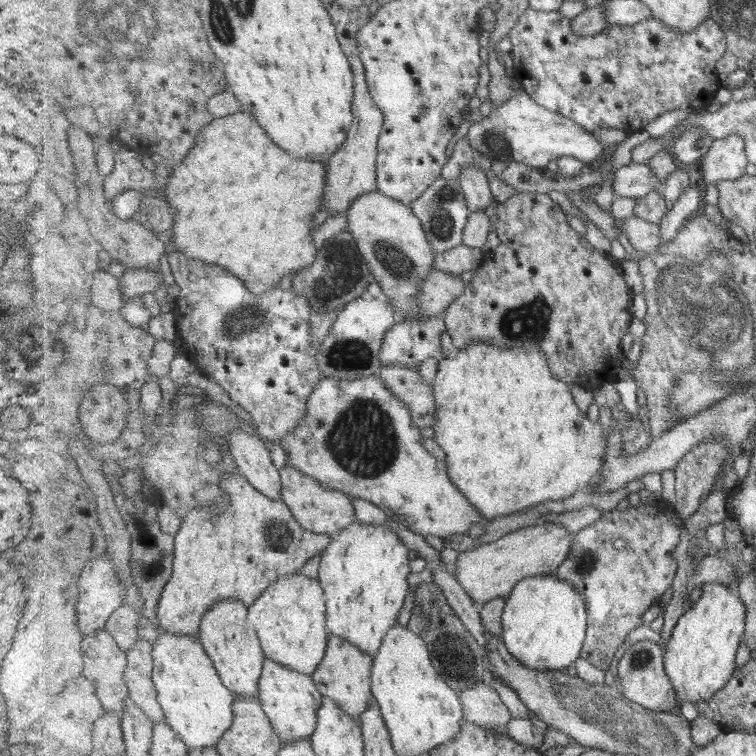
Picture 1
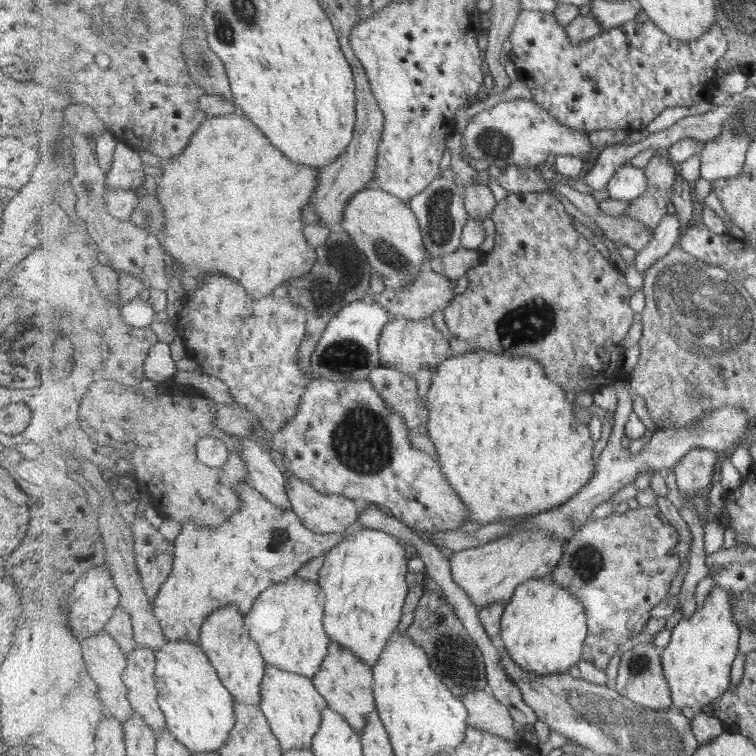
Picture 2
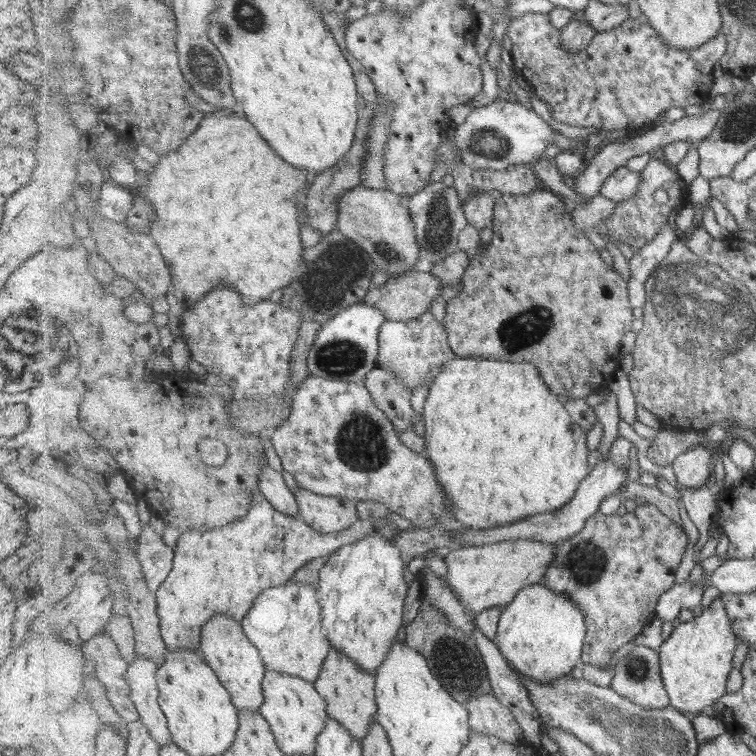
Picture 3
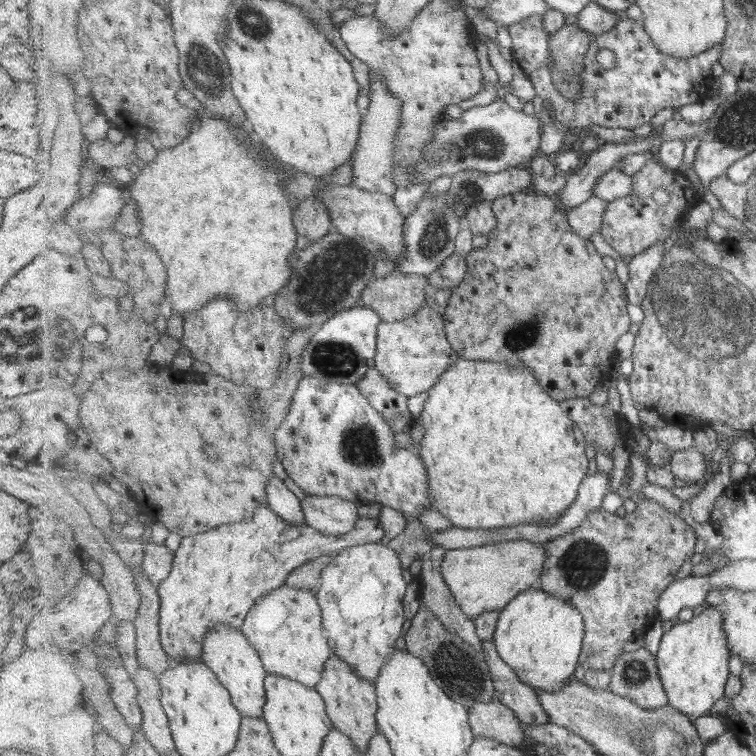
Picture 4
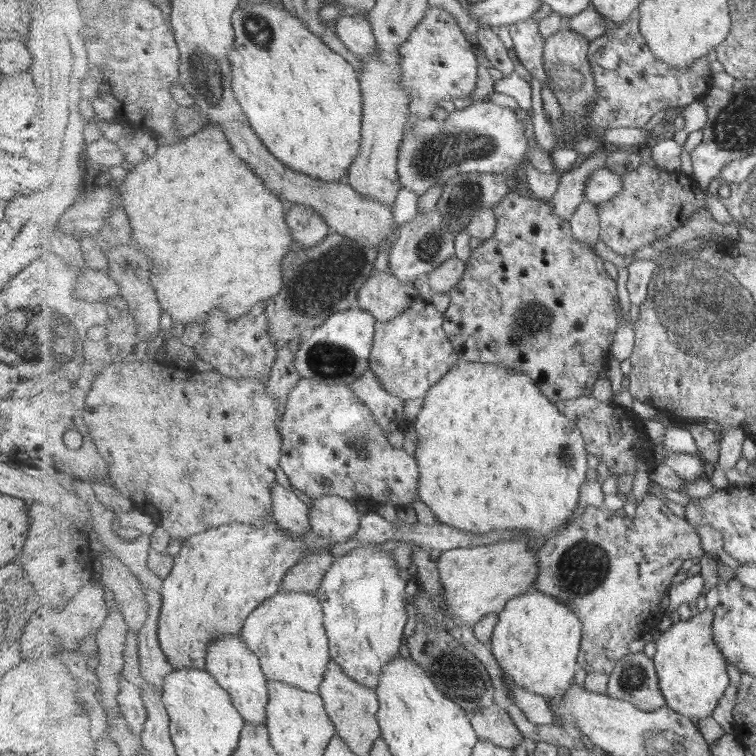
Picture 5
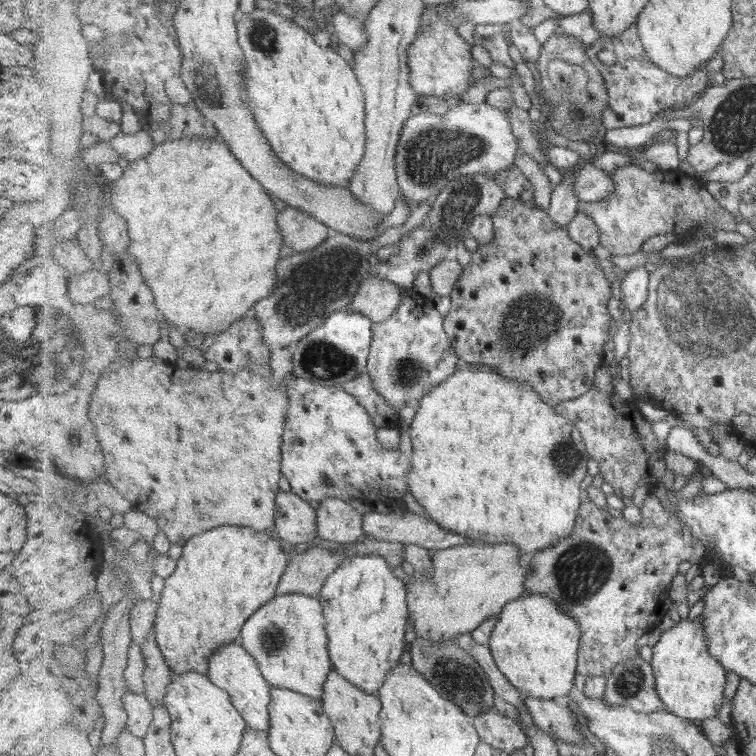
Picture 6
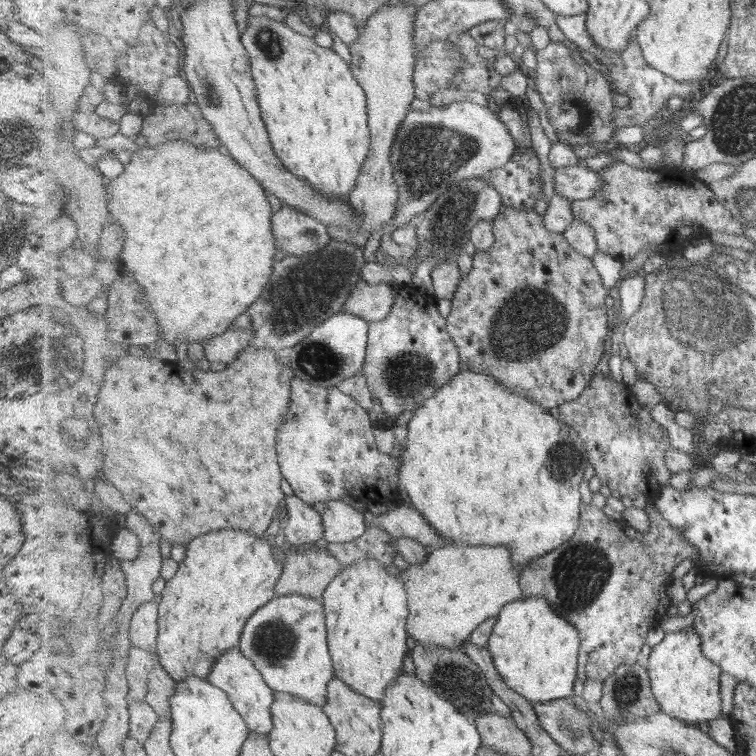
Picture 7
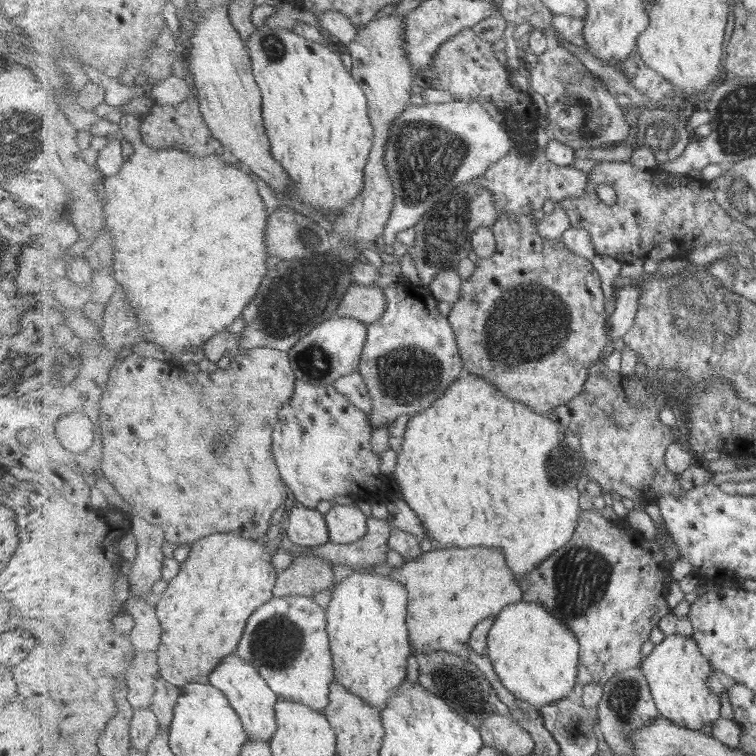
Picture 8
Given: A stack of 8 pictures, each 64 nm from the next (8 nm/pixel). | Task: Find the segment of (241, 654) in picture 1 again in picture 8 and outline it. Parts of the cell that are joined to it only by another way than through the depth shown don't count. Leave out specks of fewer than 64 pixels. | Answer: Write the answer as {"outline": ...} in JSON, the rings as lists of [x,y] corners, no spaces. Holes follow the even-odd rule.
{"outline":[[[235,654],[227,656],[220,666],[215,668],[210,675],[210,682],[225,693],[233,708],[240,714],[250,740],[270,741],[278,728],[276,704],[279,697],[272,688],[269,688],[267,681],[252,661]]]}

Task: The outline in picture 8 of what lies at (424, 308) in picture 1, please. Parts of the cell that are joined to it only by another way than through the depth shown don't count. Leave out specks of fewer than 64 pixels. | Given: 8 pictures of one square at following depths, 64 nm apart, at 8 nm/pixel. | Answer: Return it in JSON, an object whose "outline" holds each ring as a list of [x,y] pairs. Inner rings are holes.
{"outline":[[[357,285],[349,287],[341,301],[335,316],[353,318],[370,325],[379,321],[387,309],[385,288],[373,285]]]}

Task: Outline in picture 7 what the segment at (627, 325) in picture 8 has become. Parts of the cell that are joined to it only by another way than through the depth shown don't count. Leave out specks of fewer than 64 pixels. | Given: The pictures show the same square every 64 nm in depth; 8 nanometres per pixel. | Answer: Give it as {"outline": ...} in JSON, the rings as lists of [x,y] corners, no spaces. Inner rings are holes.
{"outline":[[[640,271],[623,277],[621,280],[618,286],[620,309],[617,311],[617,316],[623,322],[629,322],[640,310],[643,299],[645,299],[645,285],[647,285],[647,278]]]}

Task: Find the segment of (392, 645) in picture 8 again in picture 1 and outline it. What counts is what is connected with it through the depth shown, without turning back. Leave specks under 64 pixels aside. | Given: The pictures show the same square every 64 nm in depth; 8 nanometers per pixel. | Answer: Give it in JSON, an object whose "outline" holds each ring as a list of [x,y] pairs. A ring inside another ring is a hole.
{"outline":[[[355,522],[332,538],[332,544],[321,554],[319,579],[328,601],[328,633],[343,636],[350,644],[374,657],[380,651],[385,636],[397,625],[399,612],[410,592],[407,582],[411,574],[409,548],[388,525],[377,527]]]}

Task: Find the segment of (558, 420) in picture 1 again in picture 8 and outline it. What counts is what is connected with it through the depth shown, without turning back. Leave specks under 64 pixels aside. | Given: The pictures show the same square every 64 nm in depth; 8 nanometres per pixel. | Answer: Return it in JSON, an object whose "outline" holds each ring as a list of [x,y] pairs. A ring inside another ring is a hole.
{"outline":[[[465,372],[439,400],[435,400],[431,404],[431,407],[411,417],[407,431],[405,431],[405,441],[397,453],[397,462],[392,475],[402,493],[403,500],[420,518],[428,539],[434,547],[440,549],[468,547],[499,549],[501,552],[505,552],[509,569],[515,573],[517,582],[523,584],[531,572],[534,572],[545,560],[551,558],[555,552],[567,546],[573,539],[582,514],[581,508],[579,508],[581,488],[577,488],[577,484],[581,484],[581,476],[586,475],[585,465],[581,435],[575,435],[570,428],[565,427],[565,424],[557,422],[550,413],[537,413],[531,406],[511,400],[495,384],[485,380],[484,377]]]}

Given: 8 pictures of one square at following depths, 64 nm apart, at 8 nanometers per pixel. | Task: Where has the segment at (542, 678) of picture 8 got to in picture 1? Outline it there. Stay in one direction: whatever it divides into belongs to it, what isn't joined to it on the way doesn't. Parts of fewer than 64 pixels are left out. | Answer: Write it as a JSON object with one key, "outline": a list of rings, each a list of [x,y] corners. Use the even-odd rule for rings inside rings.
{"outline":[[[555,573],[527,578],[517,584],[506,599],[506,603],[507,606],[502,614],[501,640],[521,664],[536,670],[564,671],[567,666],[575,665],[582,657],[588,632],[589,610],[585,602],[585,594],[579,593],[569,582],[560,580]]]}

